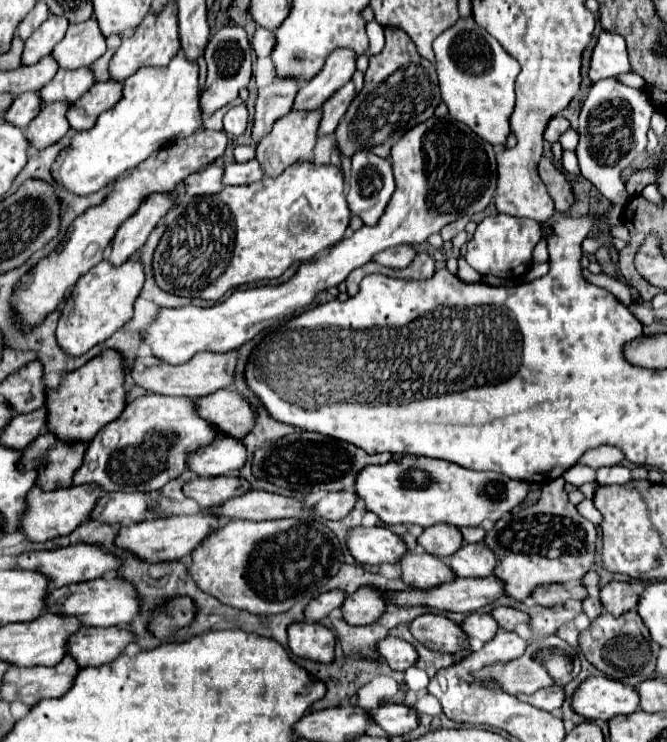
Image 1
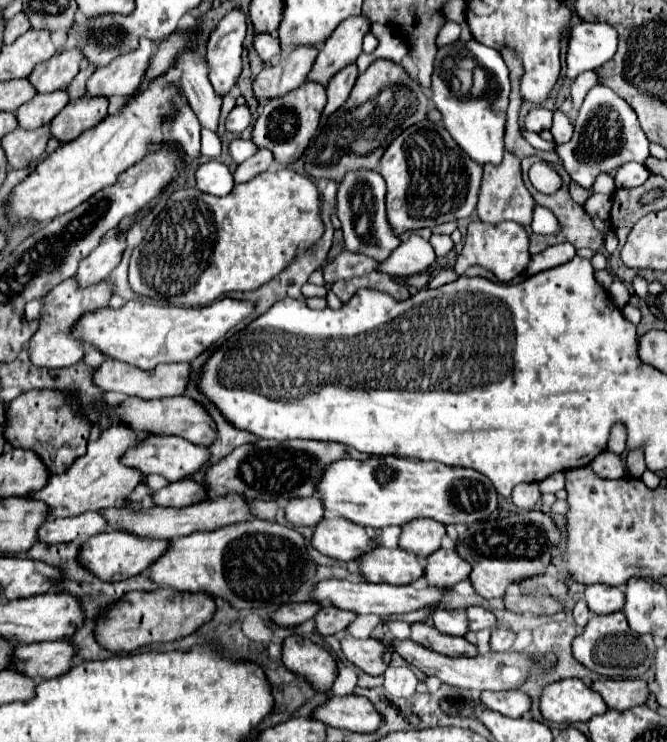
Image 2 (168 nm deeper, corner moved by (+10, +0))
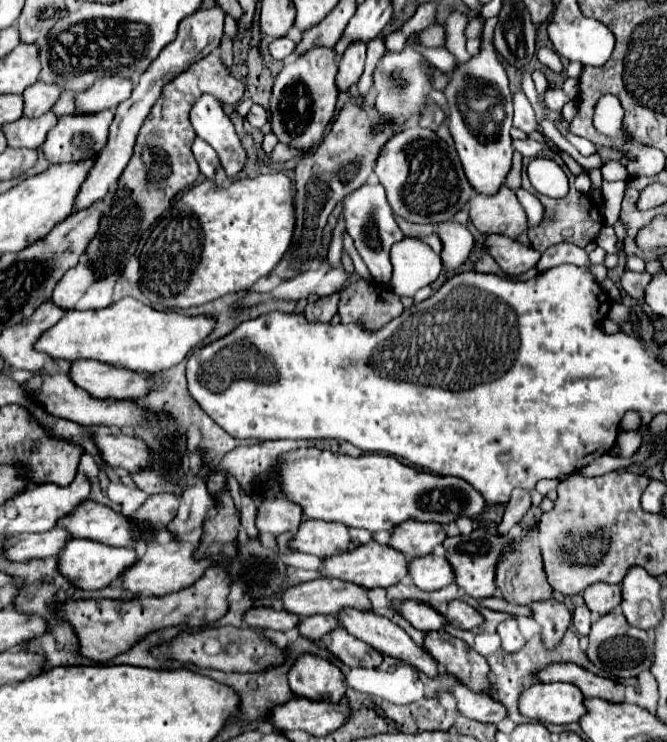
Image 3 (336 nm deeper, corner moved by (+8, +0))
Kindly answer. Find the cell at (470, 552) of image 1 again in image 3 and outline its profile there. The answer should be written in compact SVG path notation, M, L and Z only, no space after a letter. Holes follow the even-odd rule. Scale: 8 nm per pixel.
M426 555L416 557L408 563L408 573L416 587L422 591L438 591L454 581L454 571L446 557Z

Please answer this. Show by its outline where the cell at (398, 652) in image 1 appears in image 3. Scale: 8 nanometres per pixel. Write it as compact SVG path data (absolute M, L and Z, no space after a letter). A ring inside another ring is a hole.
M342 627L330 631L328 651L348 667L378 667L382 663L382 655L376 649L350 637Z

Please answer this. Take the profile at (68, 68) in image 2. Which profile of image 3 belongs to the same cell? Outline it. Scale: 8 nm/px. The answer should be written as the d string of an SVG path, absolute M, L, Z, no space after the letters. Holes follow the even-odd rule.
M38 81L30 89L26 89L22 95L24 97L24 115L40 117L40 115L48 113L52 109L52 105L56 103L58 95L60 95L58 85L46 85L46 83Z

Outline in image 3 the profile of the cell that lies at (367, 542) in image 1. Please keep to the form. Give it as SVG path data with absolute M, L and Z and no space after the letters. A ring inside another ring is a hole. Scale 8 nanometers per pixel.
M306 519L302 521L296 535L290 539L288 547L292 551L300 551L300 553L308 553L324 559L346 551L348 543L350 543L350 537L348 537L346 525Z

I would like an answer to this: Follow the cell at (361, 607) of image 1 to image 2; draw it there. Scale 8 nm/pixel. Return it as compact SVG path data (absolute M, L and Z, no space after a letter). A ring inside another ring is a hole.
M326 605L316 615L316 629L322 635L336 635L342 633L354 619L356 613L344 613L342 609L332 609L332 605Z

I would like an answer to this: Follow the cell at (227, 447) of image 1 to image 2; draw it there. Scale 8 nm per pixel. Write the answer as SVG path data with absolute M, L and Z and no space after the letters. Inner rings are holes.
M152 435L144 441L140 441L140 445L132 451L128 451L124 457L122 457L122 463L128 465L128 467L136 467L144 473L158 473L158 475L164 475L168 481L180 481L180 479L186 479L186 477L192 477L200 471L202 465L206 465L210 461L210 449L208 447L200 447L200 445L194 445L182 437L176 437L176 435Z

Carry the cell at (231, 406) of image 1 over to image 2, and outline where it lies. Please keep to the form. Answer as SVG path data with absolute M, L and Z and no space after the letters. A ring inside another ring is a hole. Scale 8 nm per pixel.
M186 395L180 397L164 397L164 399L152 399L152 401L144 401L138 397L128 397L122 405L118 405L112 411L114 419L118 421L126 421L134 431L150 431L154 435L180 435L196 445L210 445L216 441L218 433L216 433L216 425L212 423L210 413L206 411L206 407Z

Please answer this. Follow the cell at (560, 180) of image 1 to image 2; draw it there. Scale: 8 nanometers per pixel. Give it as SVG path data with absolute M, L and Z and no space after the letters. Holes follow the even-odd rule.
M536 156L526 157L526 159L522 161L524 183L526 183L526 187L530 187L530 193L532 193L532 197L536 199L536 203L538 203L538 205L544 205L544 207L548 207L548 209L550 209L550 211L556 215L556 219L558 219L558 221L562 221L562 231L560 231L560 233L556 233L556 235L532 235L532 237L530 237L530 255L542 253L546 247L552 247L552 245L556 245L556 243L562 243L562 241L568 241L568 243L572 243L576 249L588 247L588 249L596 251L596 249L598 249L598 247L604 243L604 235L602 235L600 231L596 231L596 229L594 229L594 225L592 225L592 221L586 217L584 209L582 209L578 203L574 203L574 201L572 201L572 197L570 197L569 193L569 183L571 178L564 167L554 164L554 169L558 171L558 175L560 175L562 179L562 187L560 187L556 193L552 193L552 195L544 195L544 193L536 191L536 189L534 189L534 185L530 183L530 179L528 179L528 169L530 169L530 165L534 165L536 162L538 162L538 157Z

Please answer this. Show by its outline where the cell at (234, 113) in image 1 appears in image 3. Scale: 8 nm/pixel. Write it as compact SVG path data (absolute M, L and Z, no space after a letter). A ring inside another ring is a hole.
M252 105L252 109L250 109L246 121L248 121L252 127L260 129L260 127L264 127L264 123L268 121L268 113L266 113L266 109L260 107L260 105Z

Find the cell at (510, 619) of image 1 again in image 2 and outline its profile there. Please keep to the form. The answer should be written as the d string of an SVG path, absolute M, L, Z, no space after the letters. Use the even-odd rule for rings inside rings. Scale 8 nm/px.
M468 607L466 611L468 611L468 621L470 621L470 631L494 629L498 625L496 615L484 607Z

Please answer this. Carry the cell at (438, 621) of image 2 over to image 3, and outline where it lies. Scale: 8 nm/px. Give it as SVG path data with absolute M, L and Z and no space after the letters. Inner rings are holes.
M396 601L390 605L398 615L402 615L412 627L420 629L420 631L434 631L440 629L446 619L442 613L438 613L436 609L432 609L426 603L418 603L418 601Z

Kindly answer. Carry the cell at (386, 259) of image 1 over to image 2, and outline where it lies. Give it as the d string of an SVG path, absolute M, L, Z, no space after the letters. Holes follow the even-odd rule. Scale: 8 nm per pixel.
M342 251L334 261L330 261L324 267L324 281L334 283L338 279L362 277L362 275L368 275L370 271L378 269L378 265L380 265L380 261L372 261L372 257Z

